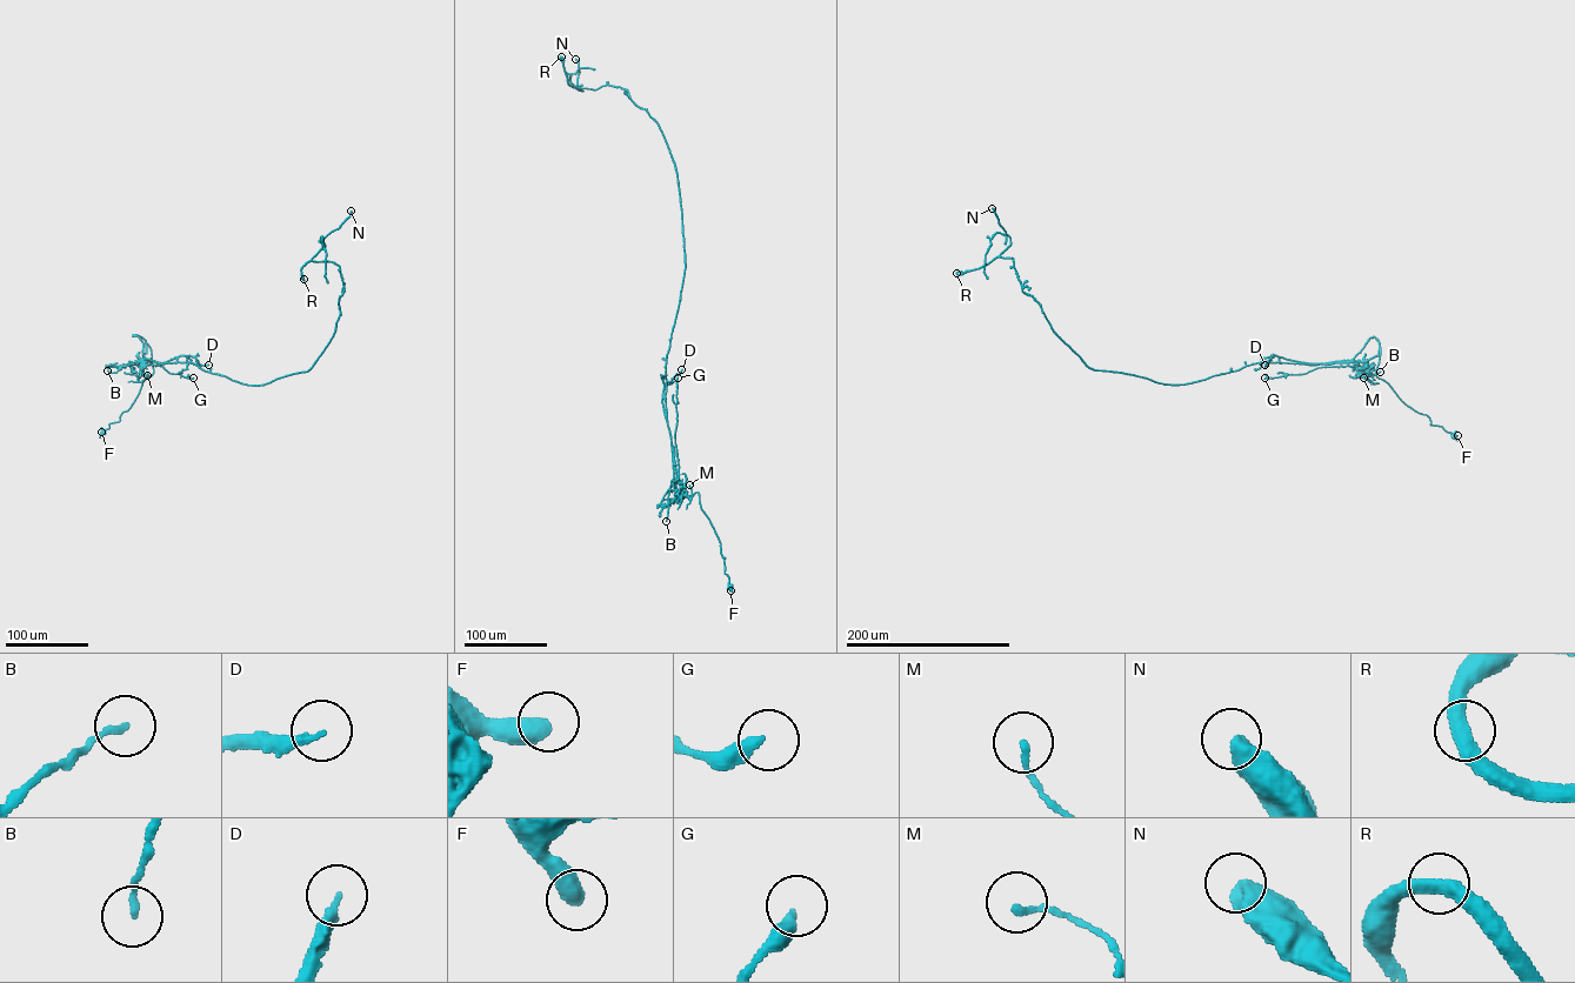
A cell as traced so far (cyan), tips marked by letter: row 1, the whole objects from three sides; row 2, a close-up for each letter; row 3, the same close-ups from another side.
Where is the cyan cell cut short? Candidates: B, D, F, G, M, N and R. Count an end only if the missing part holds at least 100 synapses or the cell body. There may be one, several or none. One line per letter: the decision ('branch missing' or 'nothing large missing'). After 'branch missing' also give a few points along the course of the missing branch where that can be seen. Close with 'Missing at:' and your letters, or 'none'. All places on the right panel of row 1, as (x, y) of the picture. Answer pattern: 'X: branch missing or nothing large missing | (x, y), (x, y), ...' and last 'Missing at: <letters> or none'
B: nothing large missing
D: nothing large missing
F: nothing large missing
G: nothing large missing
M: nothing large missing
N: nothing large missing
R: nothing large missing
Missing at: none

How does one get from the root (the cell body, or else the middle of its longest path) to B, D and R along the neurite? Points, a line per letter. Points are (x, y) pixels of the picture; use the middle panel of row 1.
B: (731, 586), (720, 542), (701, 508), (698, 492), (682, 499), (678, 490), (667, 502), (666, 521)
D: (731, 586), (720, 542), (698, 492), (680, 499), (675, 487), (662, 398), (665, 388), (681, 369)
R: (731, 586), (699, 493), (680, 499), (673, 476), (675, 166), (627, 89), (572, 87), (561, 57)

